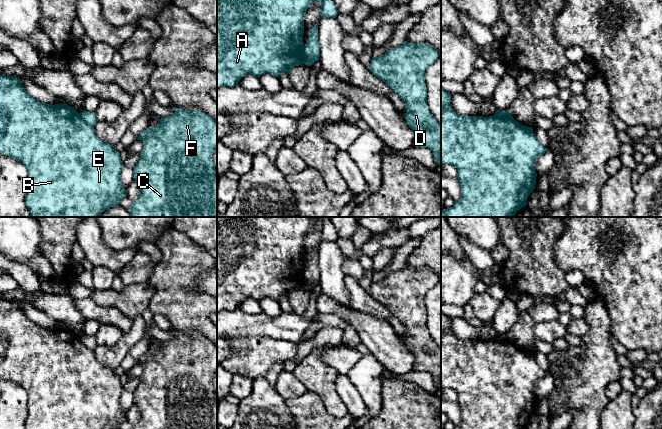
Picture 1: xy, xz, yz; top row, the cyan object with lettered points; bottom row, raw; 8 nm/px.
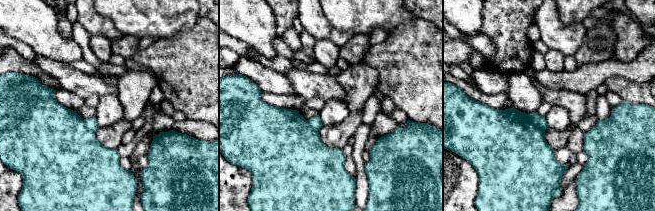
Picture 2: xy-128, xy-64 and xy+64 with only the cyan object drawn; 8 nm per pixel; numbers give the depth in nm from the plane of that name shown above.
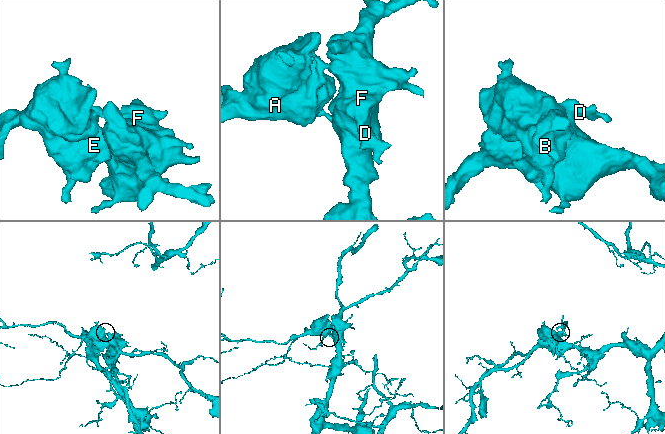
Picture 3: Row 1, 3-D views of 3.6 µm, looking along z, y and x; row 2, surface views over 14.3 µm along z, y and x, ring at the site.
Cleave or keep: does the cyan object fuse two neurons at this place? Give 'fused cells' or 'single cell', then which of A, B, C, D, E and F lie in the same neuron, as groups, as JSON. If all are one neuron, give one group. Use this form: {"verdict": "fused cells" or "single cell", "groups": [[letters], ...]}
{"verdict": "fused cells", "groups": [["A", "B", "E"], ["C", "D", "F"]]}

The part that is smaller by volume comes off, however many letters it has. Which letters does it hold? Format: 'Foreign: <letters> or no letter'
Foreign: A, B, E

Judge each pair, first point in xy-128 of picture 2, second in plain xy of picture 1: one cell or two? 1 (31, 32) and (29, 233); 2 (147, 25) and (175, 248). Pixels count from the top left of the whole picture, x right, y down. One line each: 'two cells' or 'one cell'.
1: one cell
2: two cells

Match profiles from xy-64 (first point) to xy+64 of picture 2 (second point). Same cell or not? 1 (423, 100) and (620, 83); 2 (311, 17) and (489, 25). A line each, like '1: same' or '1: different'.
1: same
2: different

